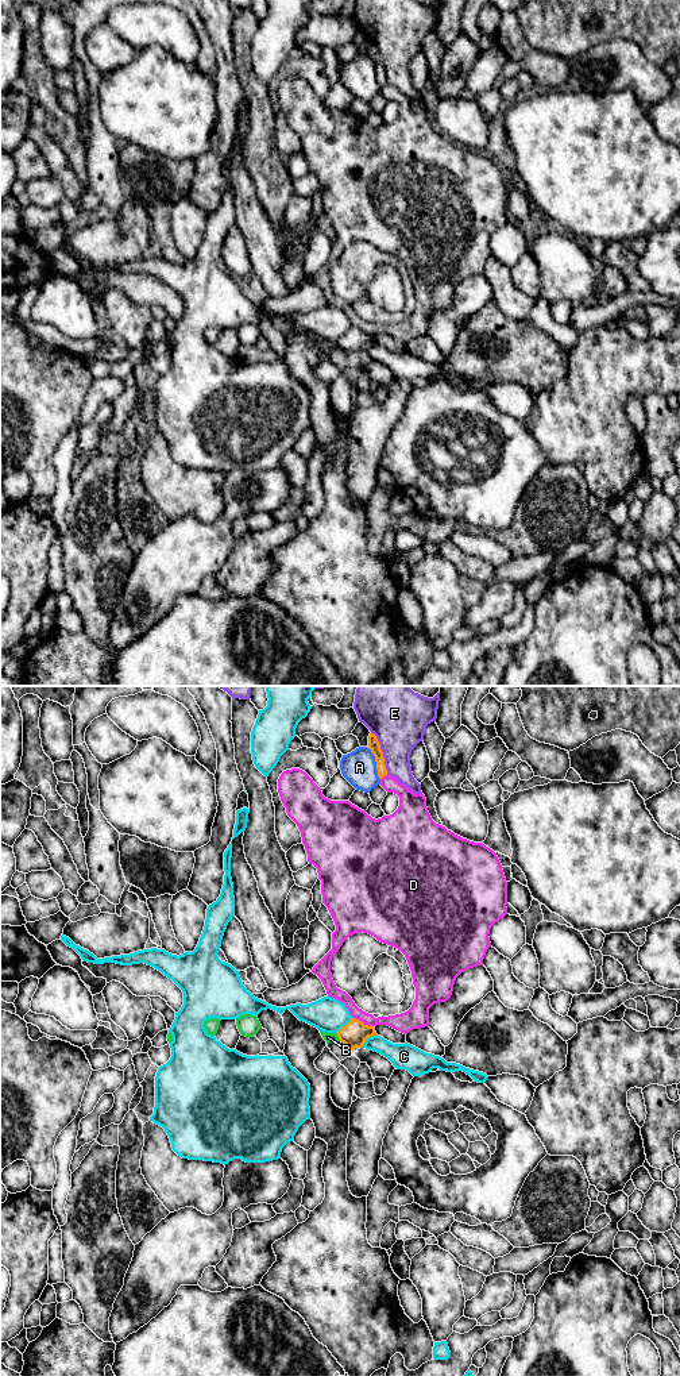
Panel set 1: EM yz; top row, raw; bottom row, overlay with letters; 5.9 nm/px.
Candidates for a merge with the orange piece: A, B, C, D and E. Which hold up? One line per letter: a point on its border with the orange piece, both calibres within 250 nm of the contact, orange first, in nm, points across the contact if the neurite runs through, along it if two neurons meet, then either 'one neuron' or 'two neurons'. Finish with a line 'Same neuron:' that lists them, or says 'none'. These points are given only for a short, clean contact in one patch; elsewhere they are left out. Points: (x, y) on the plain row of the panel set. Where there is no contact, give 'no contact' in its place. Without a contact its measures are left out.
A: contact yz (377, 72); calibres 70 and 200 nm; two neurons
B: contact yz (337, 345); calibres 160 and 60 nm; way yz (354, 343), (337, 345), (328, 346); one neuron
C: contact yz (367, 346); calibres 160 and 160 nm; two neurons
D: contact yz (362, 331); calibres 160 and 120 nm; two neurons
E: contact yz (382, 62); calibres 70 and 340 nm; two neurons
Same neuron: B

